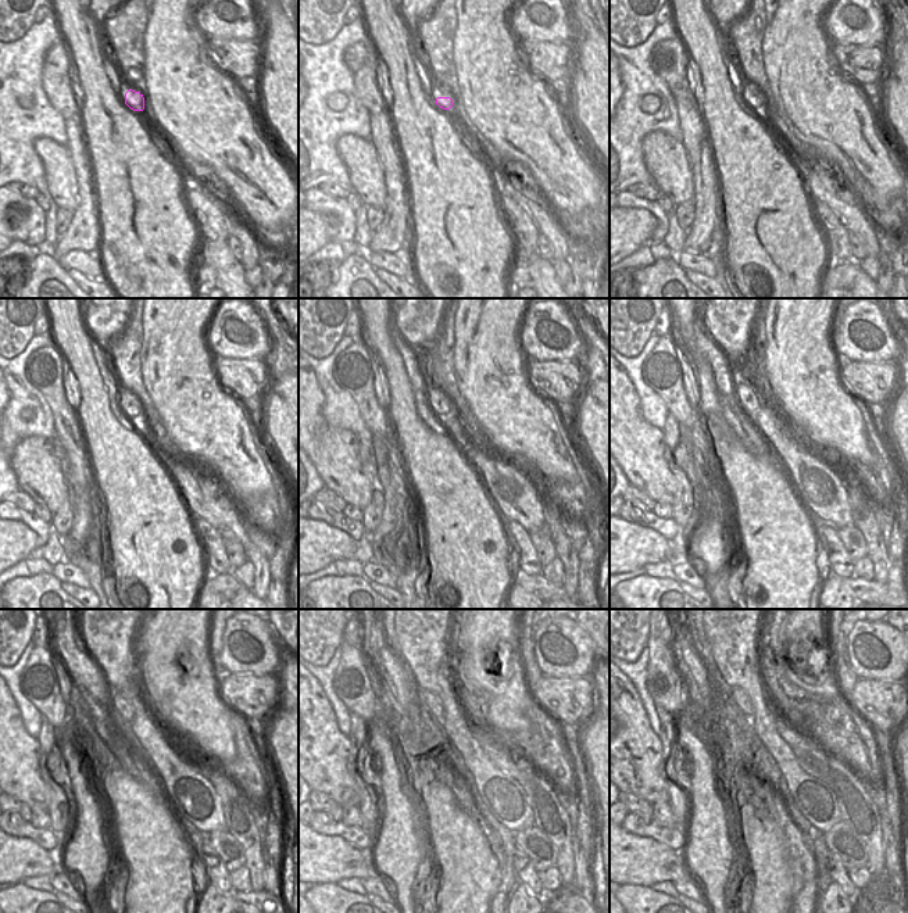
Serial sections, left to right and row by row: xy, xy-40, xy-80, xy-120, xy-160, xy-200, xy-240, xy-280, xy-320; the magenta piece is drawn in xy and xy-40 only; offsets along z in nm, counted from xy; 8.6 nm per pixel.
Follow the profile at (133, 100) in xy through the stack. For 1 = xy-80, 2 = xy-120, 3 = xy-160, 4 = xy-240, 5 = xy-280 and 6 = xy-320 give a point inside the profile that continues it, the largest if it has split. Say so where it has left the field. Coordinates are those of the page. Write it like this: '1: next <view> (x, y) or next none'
1: next xy-80 (751, 100)
2: next xy-120 (129, 404)
3: next xy-160 (440, 405)
4: next xy-240 (118, 702)
5: next xy-280 (425, 697)
6: next xy-320 (737, 694)

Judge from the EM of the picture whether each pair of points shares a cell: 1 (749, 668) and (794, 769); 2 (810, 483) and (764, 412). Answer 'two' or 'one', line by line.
1: one
2: one

